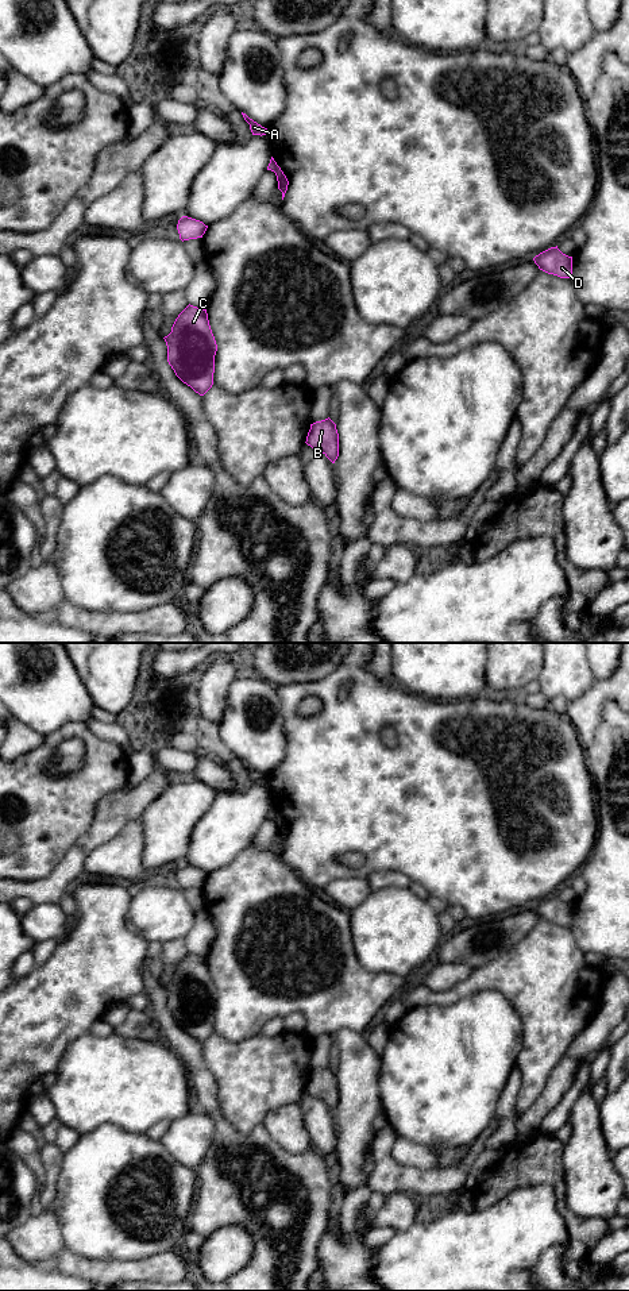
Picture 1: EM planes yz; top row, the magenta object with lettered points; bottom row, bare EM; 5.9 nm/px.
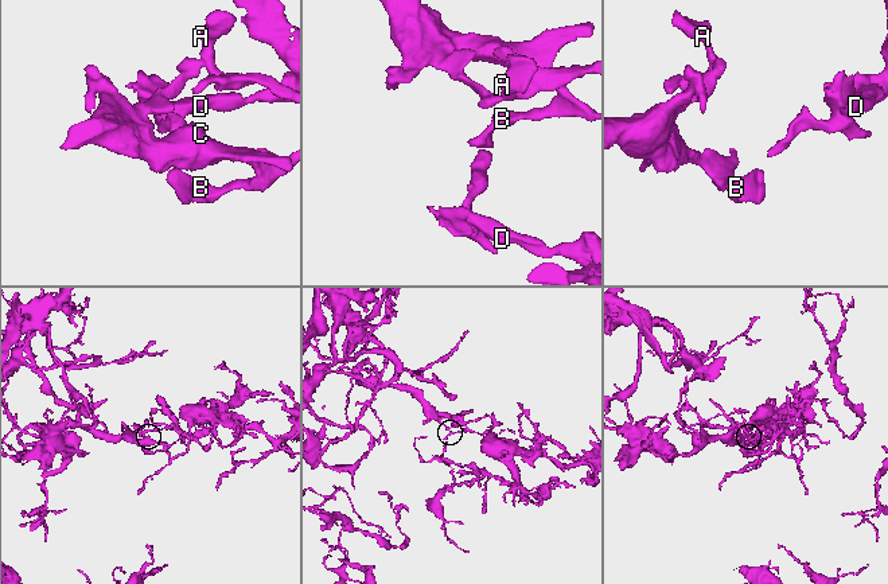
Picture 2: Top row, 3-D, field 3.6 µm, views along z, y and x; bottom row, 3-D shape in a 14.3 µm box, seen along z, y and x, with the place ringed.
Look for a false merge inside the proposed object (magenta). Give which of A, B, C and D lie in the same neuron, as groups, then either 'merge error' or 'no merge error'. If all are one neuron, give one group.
A D / B C; merge error

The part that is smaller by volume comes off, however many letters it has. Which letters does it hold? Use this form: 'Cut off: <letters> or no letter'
Cut off: A, D

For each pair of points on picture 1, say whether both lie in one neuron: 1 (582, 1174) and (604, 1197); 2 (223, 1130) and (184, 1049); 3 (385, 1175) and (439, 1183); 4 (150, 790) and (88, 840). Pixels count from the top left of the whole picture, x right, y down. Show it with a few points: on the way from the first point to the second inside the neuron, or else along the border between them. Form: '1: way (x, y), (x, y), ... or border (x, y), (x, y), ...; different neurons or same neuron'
1: way (587, 1179), (598, 1193); same neuron
2: way (213, 1110), (197, 1070); same neuron
3: way (398, 1179), (425, 1183); same neuron
4: way (135, 800), (127, 804), (103, 828); same neuron

